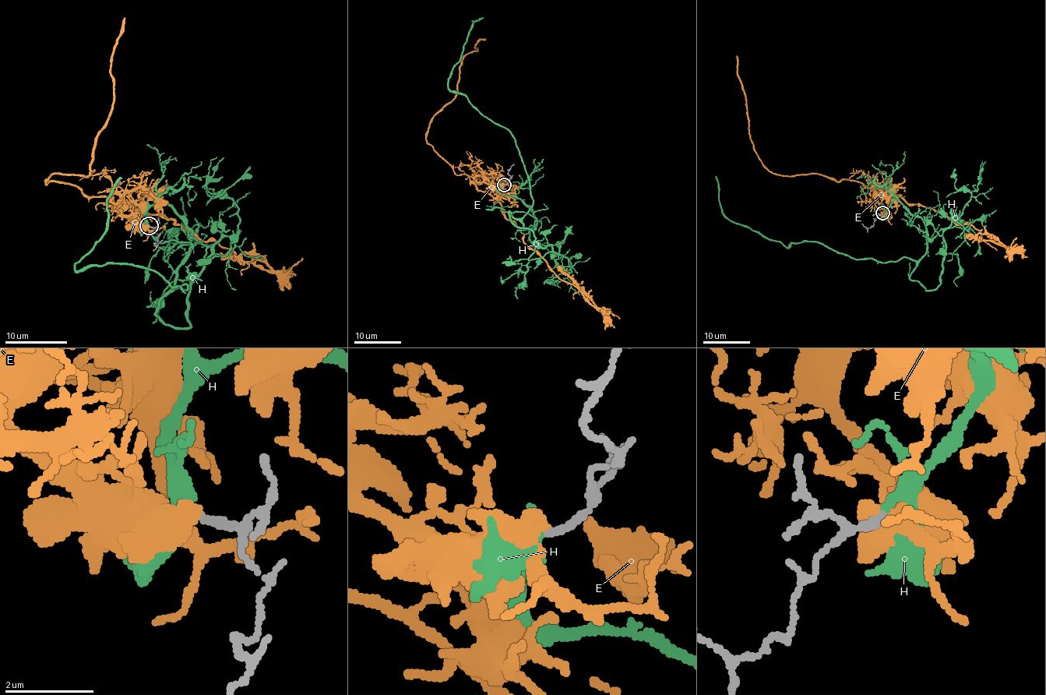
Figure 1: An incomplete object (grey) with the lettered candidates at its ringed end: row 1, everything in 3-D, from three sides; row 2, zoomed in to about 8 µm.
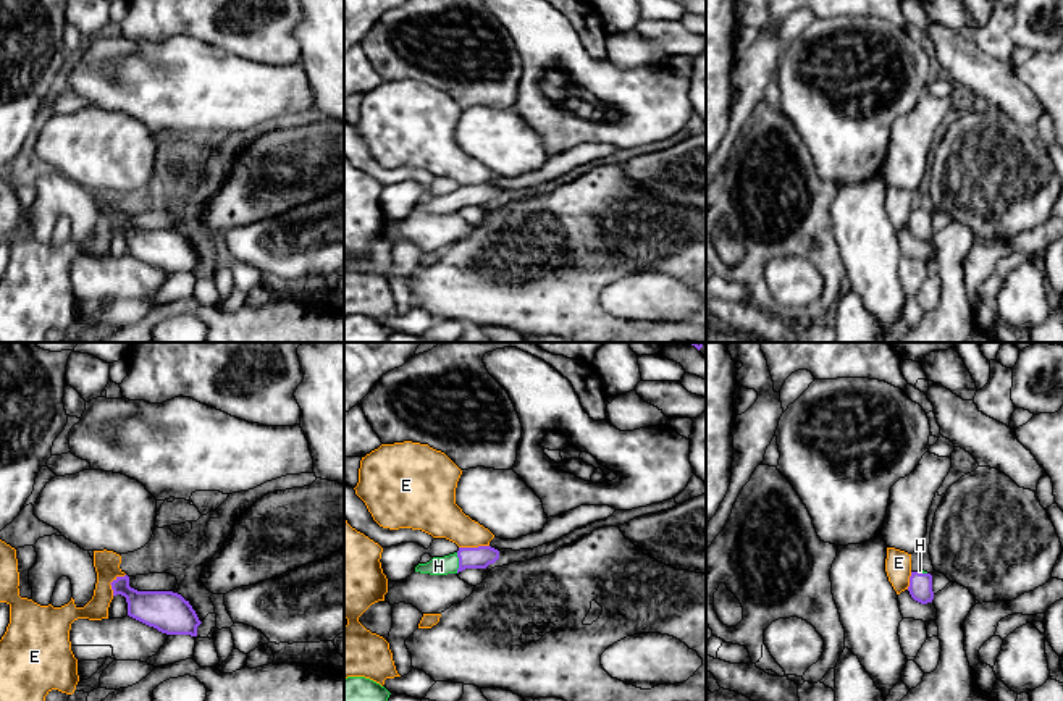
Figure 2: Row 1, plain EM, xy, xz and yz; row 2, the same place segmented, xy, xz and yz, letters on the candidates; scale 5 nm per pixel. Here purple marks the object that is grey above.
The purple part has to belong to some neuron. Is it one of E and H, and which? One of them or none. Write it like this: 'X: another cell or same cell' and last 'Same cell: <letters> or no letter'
E: another cell
H: same cell
Same cell: H

